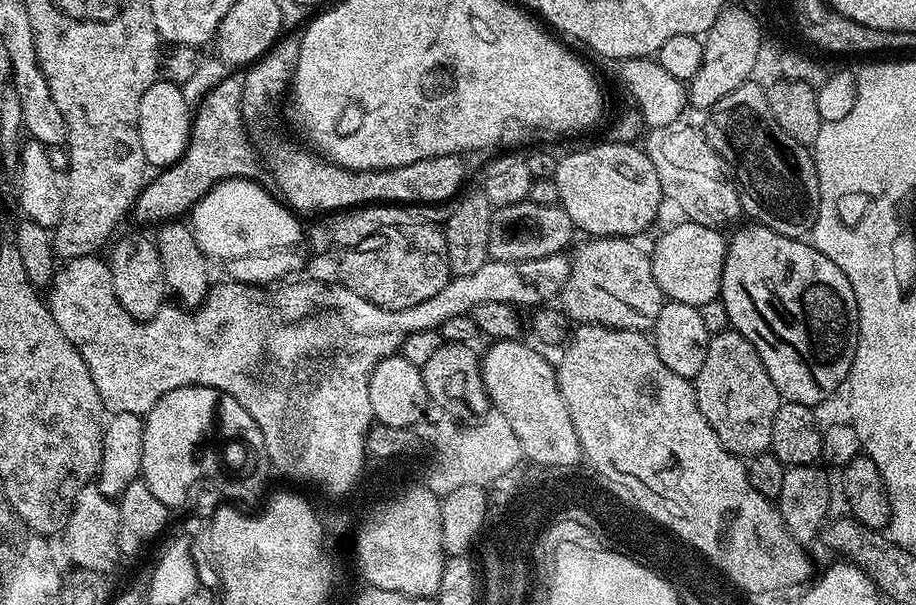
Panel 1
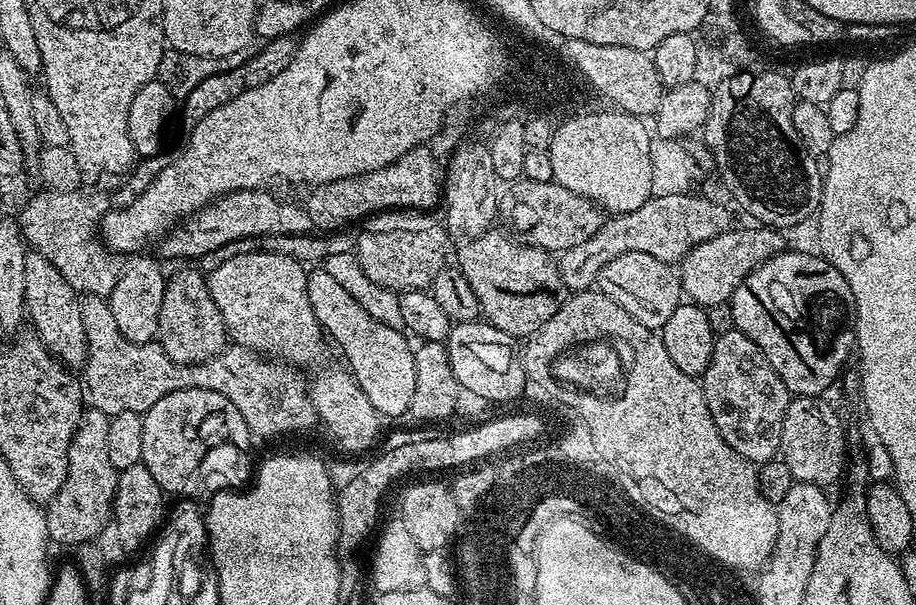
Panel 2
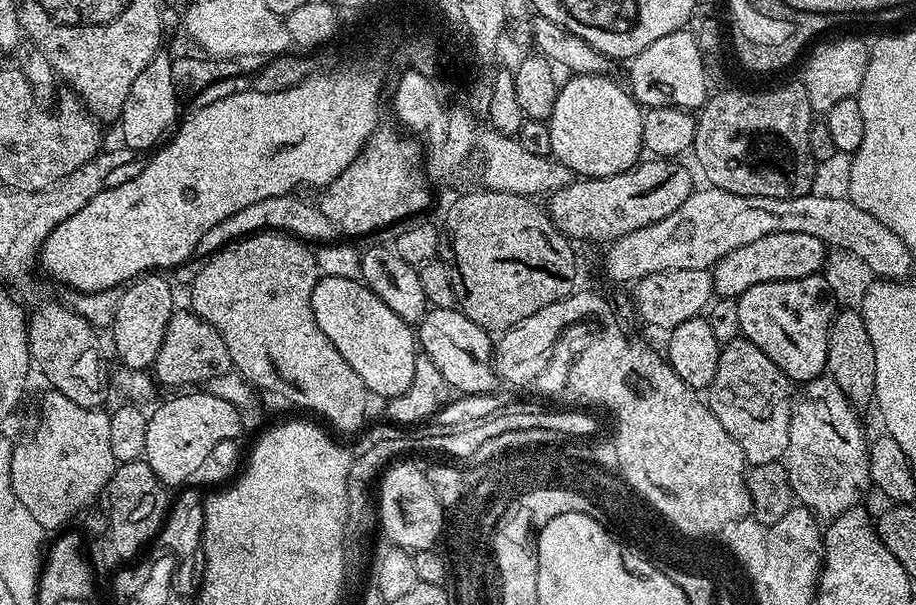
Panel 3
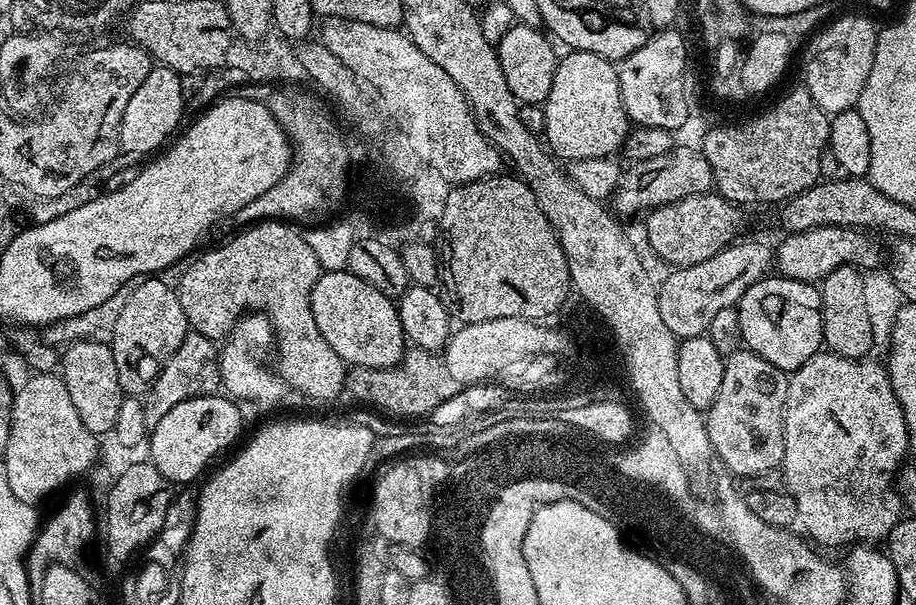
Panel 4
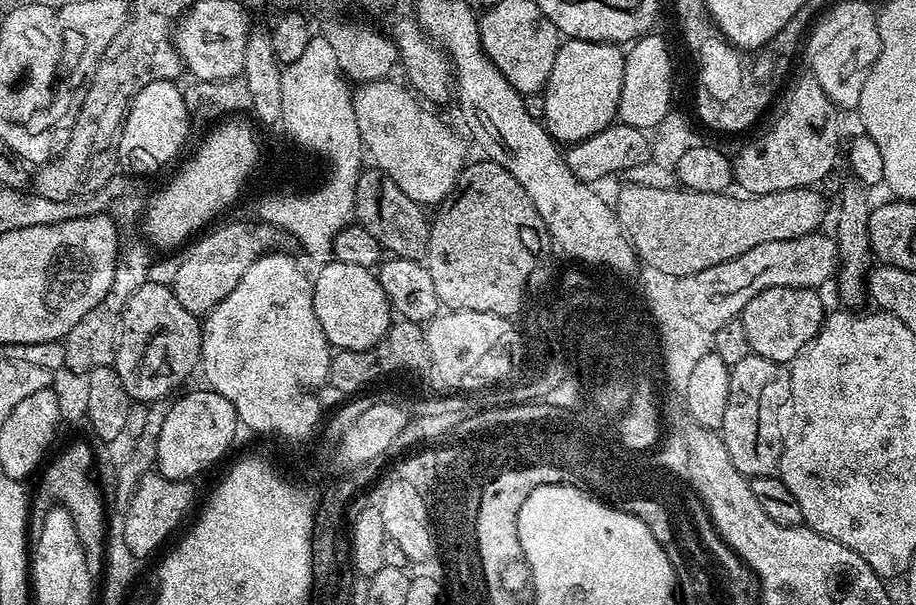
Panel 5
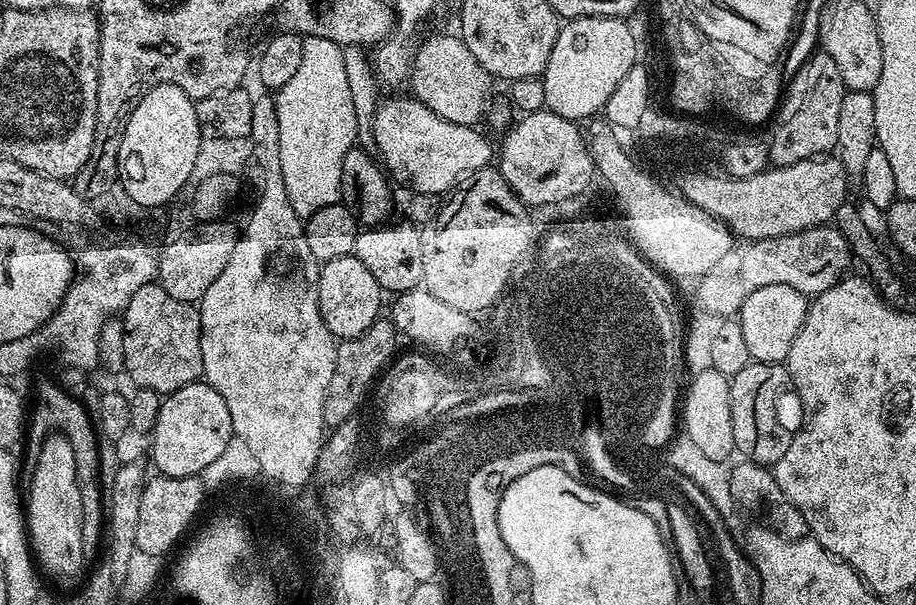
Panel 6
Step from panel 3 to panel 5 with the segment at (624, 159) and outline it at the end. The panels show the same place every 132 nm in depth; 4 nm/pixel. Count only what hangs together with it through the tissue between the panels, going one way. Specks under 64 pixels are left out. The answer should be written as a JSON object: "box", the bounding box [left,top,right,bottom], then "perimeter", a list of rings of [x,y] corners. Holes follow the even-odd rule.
{"box":[542,39,624,146],"perimeter":[[[565,39],[554,58],[554,70],[542,89],[545,108],[542,123],[552,135],[552,139],[564,146],[577,144],[579,140],[598,134],[603,128],[617,119],[616,107],[620,104],[620,91],[624,77],[624,52],[615,44],[594,42],[593,40]]]}

